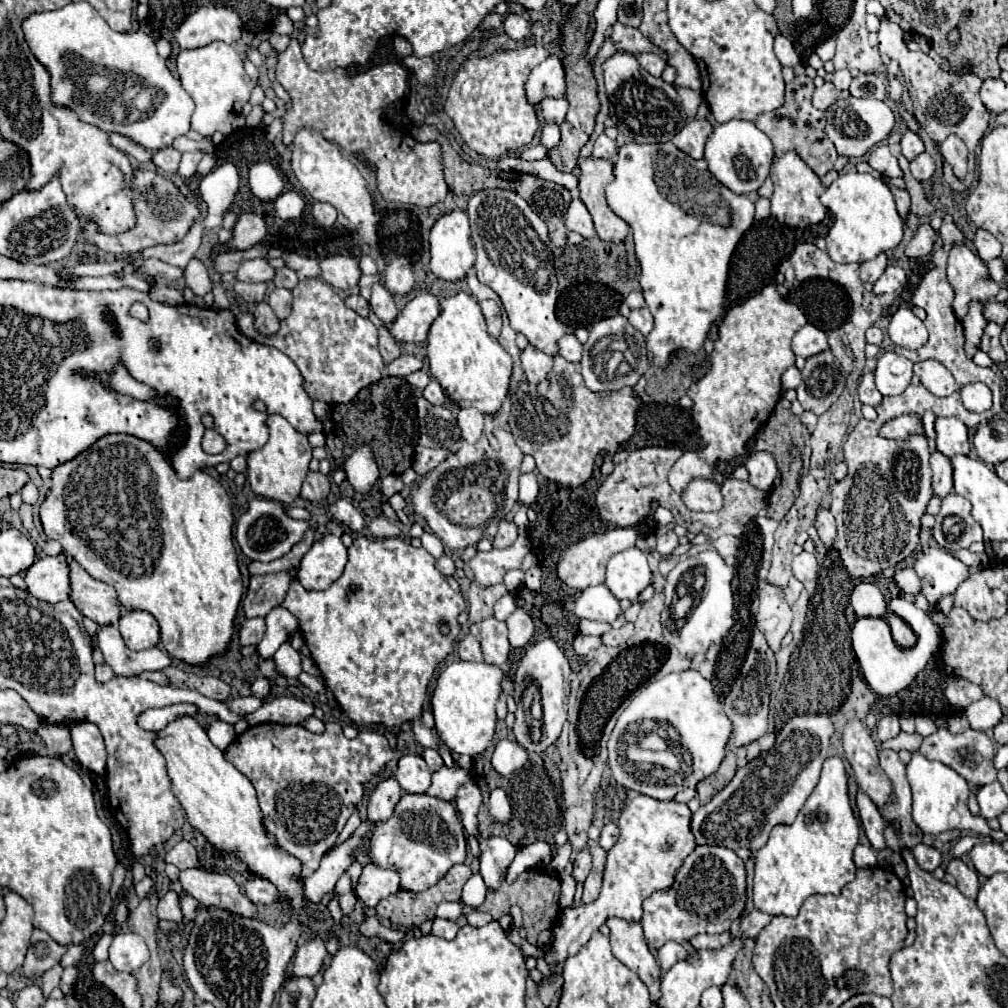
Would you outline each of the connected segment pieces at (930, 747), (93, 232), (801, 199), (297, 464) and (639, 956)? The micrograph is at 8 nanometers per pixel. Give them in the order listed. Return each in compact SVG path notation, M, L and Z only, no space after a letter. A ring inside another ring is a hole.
M947 725L939 727L935 733L927 735L919 747L919 753L929 757L931 761L939 761L947 767L951 767L953 771L957 771L965 781L983 787L987 783L993 783L997 779L997 769L993 767L993 757L995 757L995 747L993 741L983 733L983 731L965 731L959 735L949 733Z
M145 167L133 169L133 209L137 213L137 223L133 229L129 229L127 233L119 233L119 235L107 235L97 229L97 223L87 221L83 225L85 241L117 257L133 255L133 253L147 249L149 245L171 245L171 243L181 241L181 237L187 235L191 225L197 219L201 219L201 209L197 203L191 203L169 177L157 171L145 169Z
M793 151L785 153L783 157L773 161L773 197L771 197L771 215L777 217L777 221L789 225L789 227L807 227L823 221L827 209L819 201L819 195L825 191L825 185L821 179L801 161L801 157Z
M269 415L269 441L259 451L253 451L247 455L247 479L251 485L251 491L257 497L269 497L273 501L281 501L283 505L293 503L299 497L301 483L309 471L311 461L311 445L307 441L307 435L295 431L281 415Z
M611 917L605 921L605 925L611 929L613 955L623 965L627 965L631 971L635 971L639 975L639 979L647 985L651 999L657 1001L661 997L661 993L659 993L661 967L643 939L641 923Z

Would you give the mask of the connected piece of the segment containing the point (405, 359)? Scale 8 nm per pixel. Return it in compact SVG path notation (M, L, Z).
M399 355L397 359L393 359L387 365L387 375L397 375L397 377L405 377L413 371L419 371L423 367L423 361L419 361L413 355Z

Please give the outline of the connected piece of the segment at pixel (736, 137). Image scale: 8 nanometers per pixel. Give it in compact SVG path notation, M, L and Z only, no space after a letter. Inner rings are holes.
M729 121L723 123L719 127L715 127L715 131L709 135L707 145L705 145L705 159L709 163L709 171L717 177L717 181L721 181L725 187L729 187L733 193L739 195L749 195L755 193L763 181L769 177L770 167L774 159L774 149L769 141L769 137L757 129L757 125L753 121ZM737 157L745 157L749 159L749 163L755 167L755 179L747 179L743 181L735 169L735 159Z

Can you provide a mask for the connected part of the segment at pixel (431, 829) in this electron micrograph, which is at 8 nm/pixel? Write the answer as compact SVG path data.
M405 793L401 795L391 819L383 821L383 823L375 823L373 831L371 831L371 841L369 841L369 859L373 865L381 867L381 869L395 869L401 877L401 889L405 891L425 891L429 887L433 887L435 883L439 883L445 873L457 865L463 863L467 857L467 841L465 841L465 829L459 821L459 815L453 807L453 803L443 801L439 797L431 797L427 793L421 795L413 795L413 793Z

